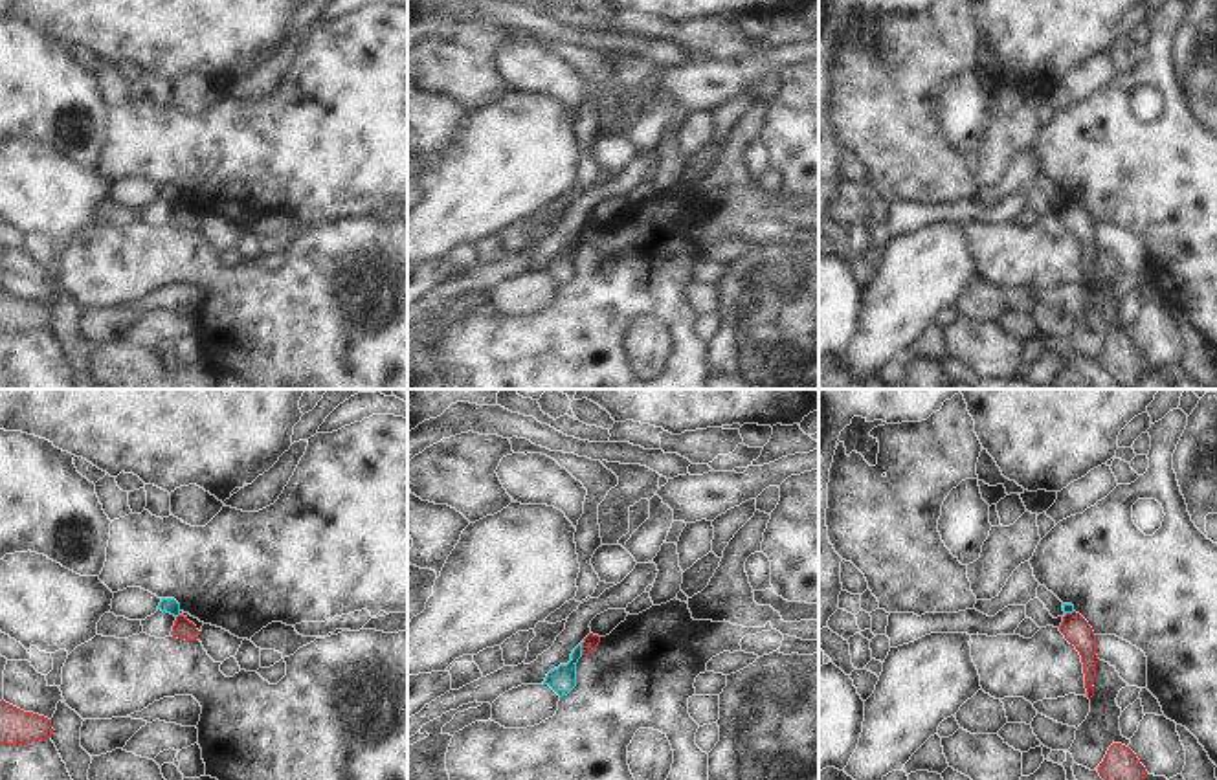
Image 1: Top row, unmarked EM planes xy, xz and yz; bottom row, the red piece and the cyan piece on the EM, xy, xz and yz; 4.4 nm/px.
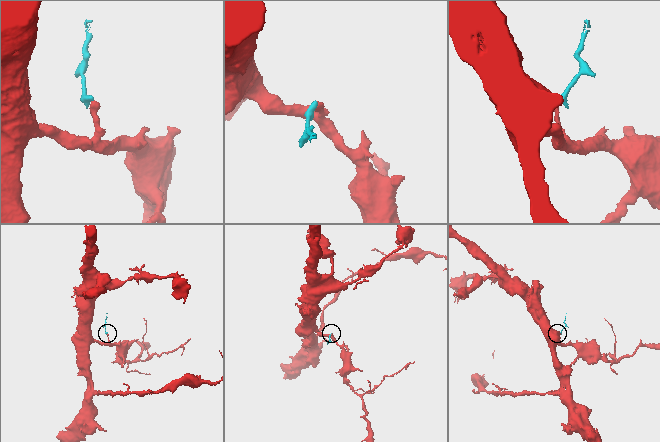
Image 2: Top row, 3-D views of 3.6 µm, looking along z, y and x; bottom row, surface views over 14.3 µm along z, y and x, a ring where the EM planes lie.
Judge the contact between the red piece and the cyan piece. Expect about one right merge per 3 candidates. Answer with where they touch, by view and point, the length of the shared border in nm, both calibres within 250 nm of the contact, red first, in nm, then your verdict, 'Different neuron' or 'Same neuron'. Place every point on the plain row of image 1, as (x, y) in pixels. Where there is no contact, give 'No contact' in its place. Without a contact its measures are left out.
Touches red at xz (582, 237). Shared border 60 nm. Thickness 70 nm (red) against 120 nm. Different neuron

